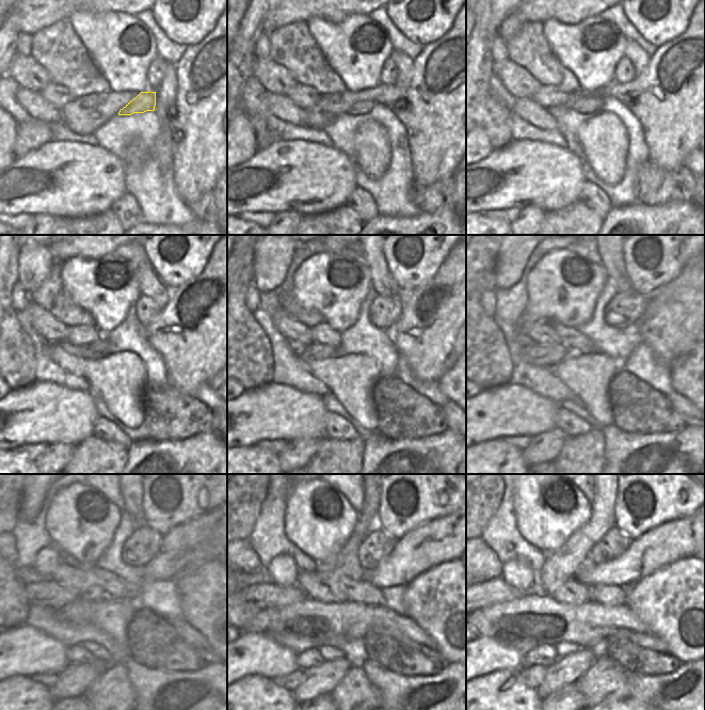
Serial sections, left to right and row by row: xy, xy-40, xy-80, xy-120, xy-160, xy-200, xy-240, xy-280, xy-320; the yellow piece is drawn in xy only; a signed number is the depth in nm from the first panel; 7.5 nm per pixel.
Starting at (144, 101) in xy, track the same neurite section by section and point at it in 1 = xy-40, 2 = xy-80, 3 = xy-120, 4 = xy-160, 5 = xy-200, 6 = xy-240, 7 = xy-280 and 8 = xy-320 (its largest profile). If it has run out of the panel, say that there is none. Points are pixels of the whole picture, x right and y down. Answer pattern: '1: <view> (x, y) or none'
1: xy-40 (364, 108)
2: xy-80 (591, 104)
3: xy-120 (100, 346)
4: xy-160 (314, 351)
5: xy-200 (541, 356)
6: xy-240 (50, 594)
7: xy-280 (263, 595)
8: xy-320 (496, 590)

